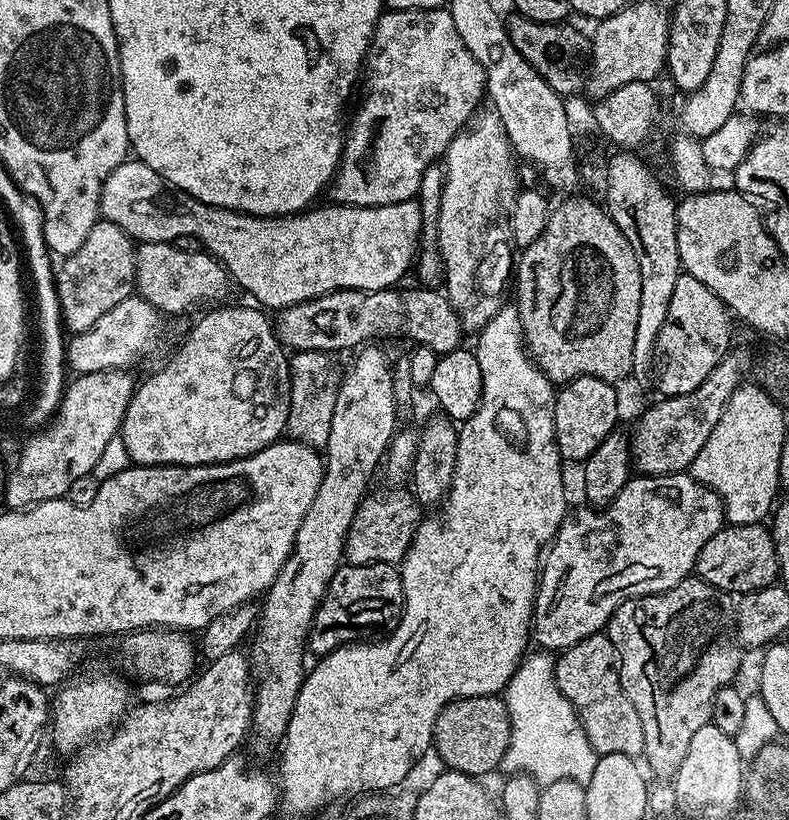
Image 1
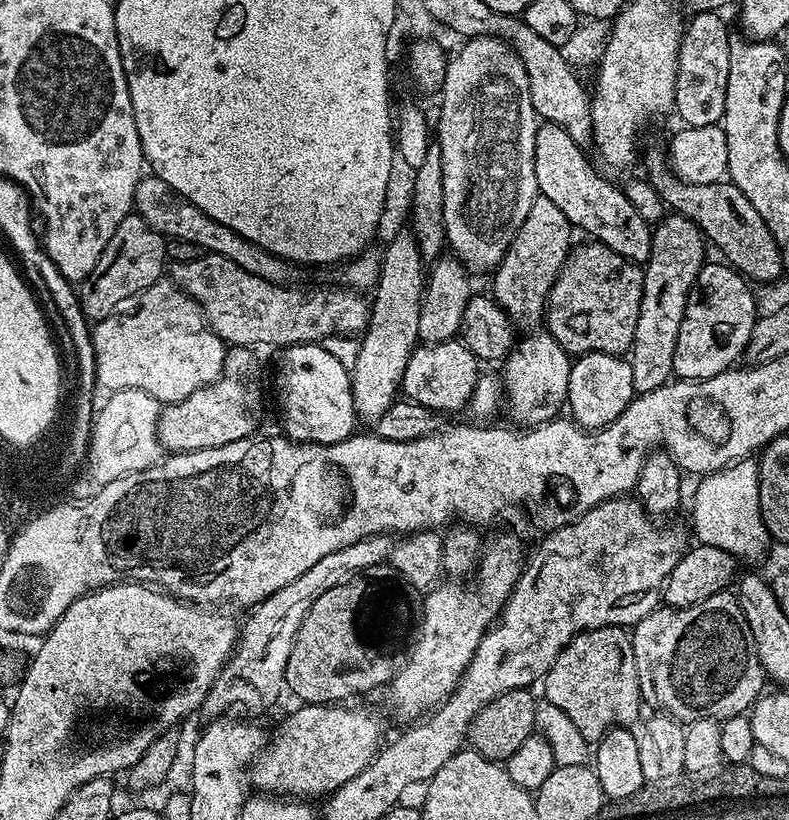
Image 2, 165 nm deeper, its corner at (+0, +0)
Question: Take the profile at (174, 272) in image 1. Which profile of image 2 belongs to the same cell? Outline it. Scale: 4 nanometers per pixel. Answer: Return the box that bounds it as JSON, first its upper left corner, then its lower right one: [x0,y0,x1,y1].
[170,254,370,346]

